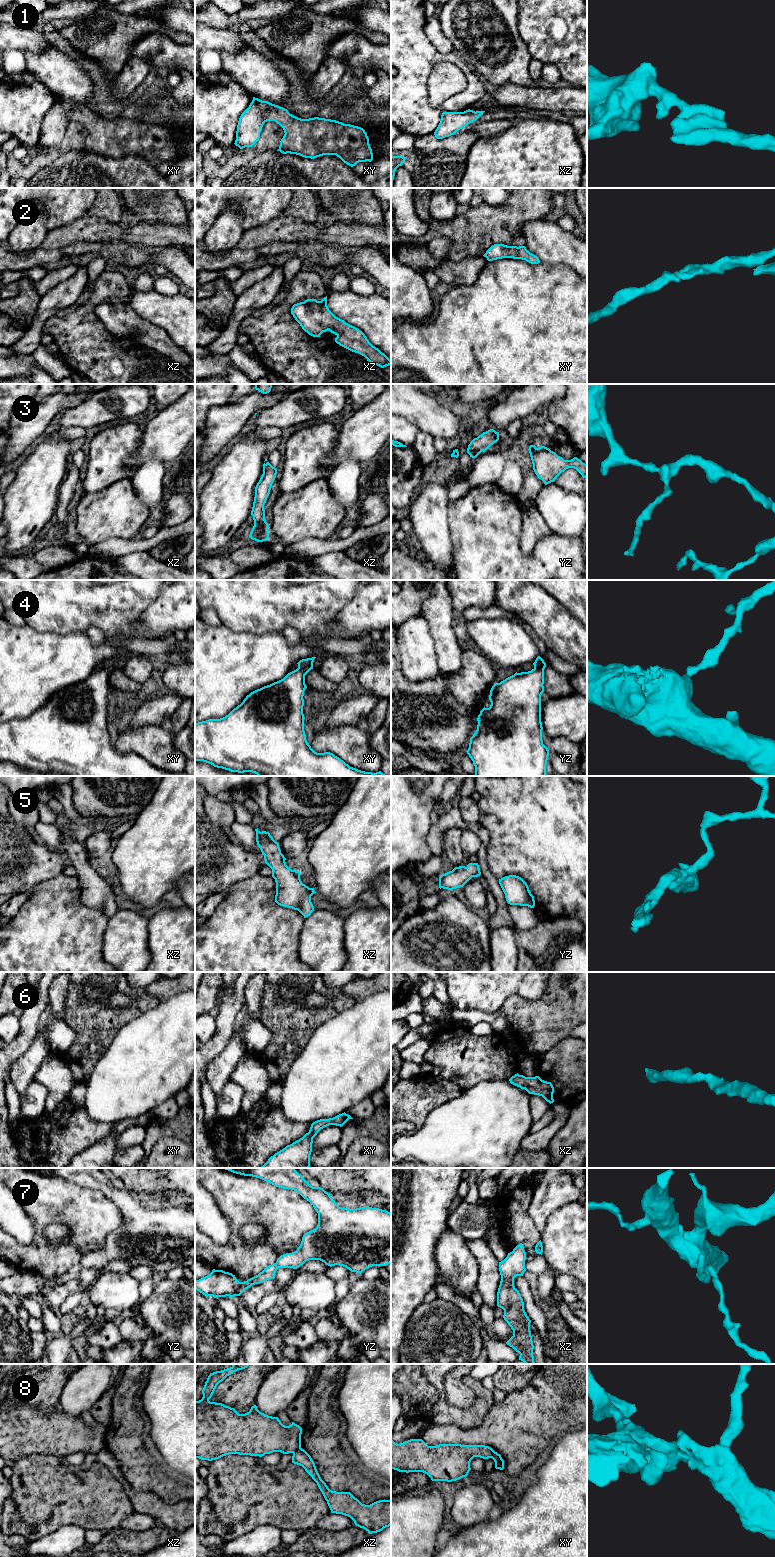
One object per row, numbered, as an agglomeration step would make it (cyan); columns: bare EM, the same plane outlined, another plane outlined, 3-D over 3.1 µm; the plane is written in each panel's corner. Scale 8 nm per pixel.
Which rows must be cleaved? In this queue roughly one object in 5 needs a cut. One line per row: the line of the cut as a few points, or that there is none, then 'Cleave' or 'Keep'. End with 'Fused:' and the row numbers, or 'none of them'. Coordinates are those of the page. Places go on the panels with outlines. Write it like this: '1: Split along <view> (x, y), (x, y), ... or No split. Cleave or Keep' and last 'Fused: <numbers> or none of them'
1: No split. Keep
2: No split. Keep
3: No split. Keep
4: No split. Keep
5: No split. Keep
6: No split. Keep
7: No split. Keep
8: Split along xz (300, 1447), (293, 1453). Cleave
Fused: 8

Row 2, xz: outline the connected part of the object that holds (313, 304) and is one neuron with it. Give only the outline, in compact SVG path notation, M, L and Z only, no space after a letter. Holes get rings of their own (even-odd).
M327 296L321 301L307 299L294 304L291 314L309 335L320 337L323 332L329 330L337 336L337 344L364 356L370 363L381 368L391 365L391 360L373 346L361 330L336 317L329 310Z

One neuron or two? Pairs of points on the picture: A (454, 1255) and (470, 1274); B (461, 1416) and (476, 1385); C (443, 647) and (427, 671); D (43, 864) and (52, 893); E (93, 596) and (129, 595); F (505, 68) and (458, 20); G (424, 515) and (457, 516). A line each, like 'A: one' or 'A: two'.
A: one
B: one
C: two
D: two
E: one
F: one
G: two

